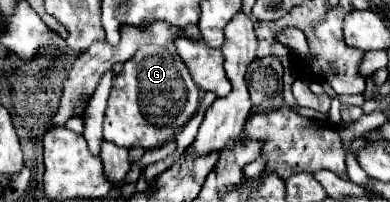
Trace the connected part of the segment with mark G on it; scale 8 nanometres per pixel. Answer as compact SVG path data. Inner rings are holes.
M144 45L130 61L124 63L122 73L118 73L112 83L104 115L104 139L124 147L142 145L144 149L154 149L164 145L176 137L180 127L184 127L190 117L194 117L198 97L200 89L192 83L192 77L176 51L168 47L158 49L156 45Z

